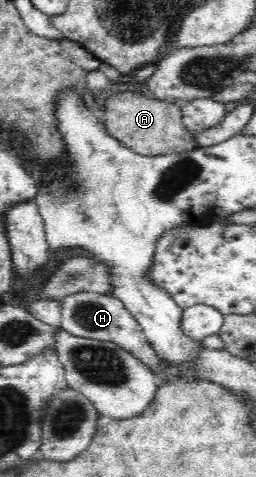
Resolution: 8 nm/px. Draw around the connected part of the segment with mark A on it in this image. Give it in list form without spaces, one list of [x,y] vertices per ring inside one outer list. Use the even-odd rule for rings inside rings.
[[[130,86],[105,101],[104,125],[112,137],[140,155],[168,155],[196,148],[195,135],[184,127],[182,115],[181,104],[148,97]]]

